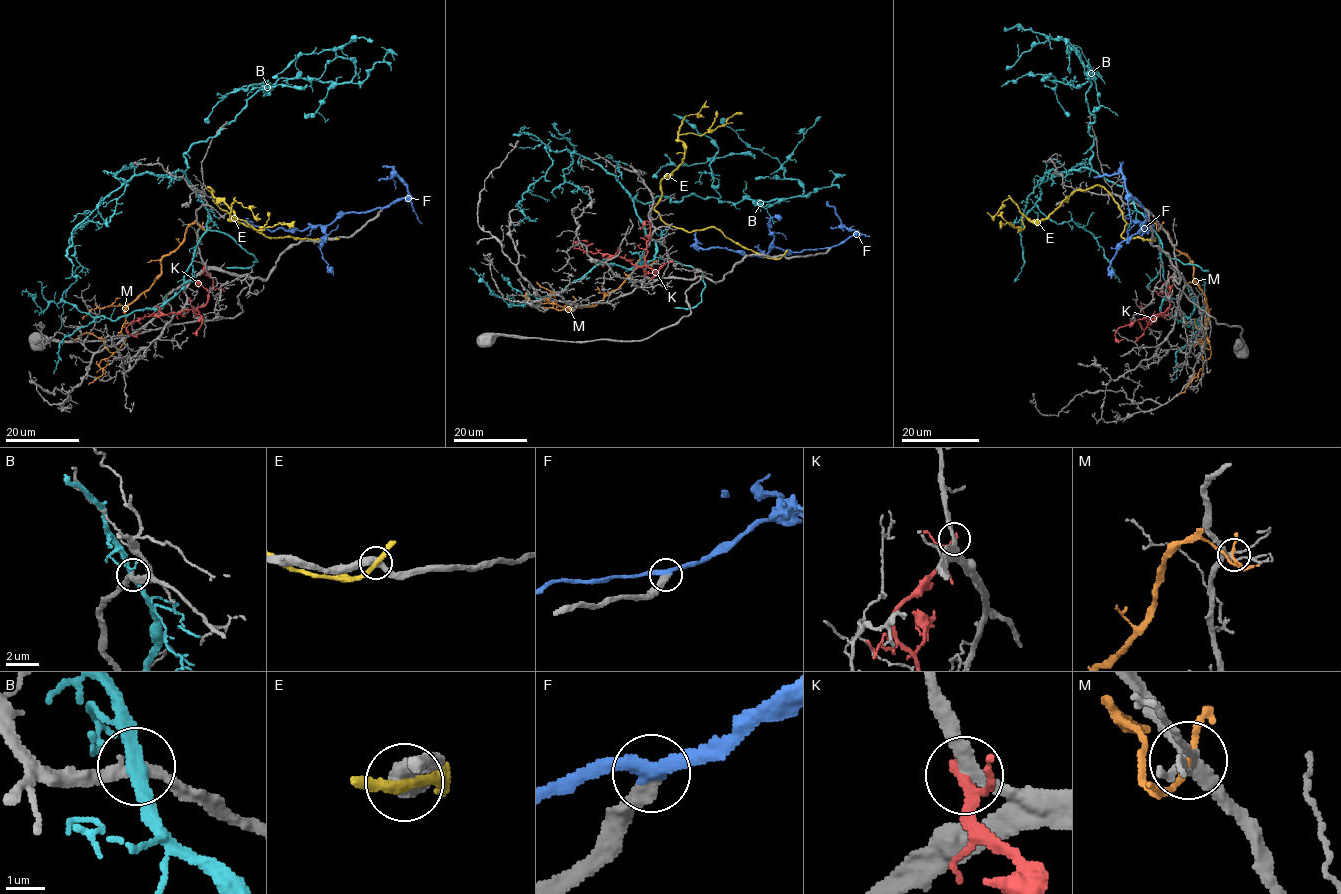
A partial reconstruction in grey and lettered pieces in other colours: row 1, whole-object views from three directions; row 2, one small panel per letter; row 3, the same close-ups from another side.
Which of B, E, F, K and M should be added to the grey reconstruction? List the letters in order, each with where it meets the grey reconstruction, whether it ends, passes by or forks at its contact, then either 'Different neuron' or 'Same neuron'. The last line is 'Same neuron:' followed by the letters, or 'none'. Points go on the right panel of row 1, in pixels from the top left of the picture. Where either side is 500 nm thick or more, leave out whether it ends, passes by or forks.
B: Touches grey at (1134, 203). It passes by. Different neuron
E: Touches grey at (1151, 240). It passes by. Different neuron
F: Touches grey at (1143, 207). It passes by. Same neuron
K: Touches grey at (1177, 267). It passes by. Different neuron
M: Touches grey at (1161, 227). It passes by. Different neuron
Same neuron: F

